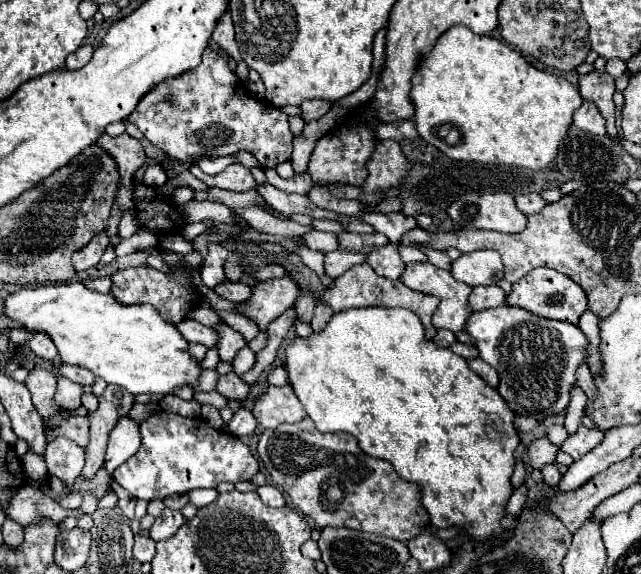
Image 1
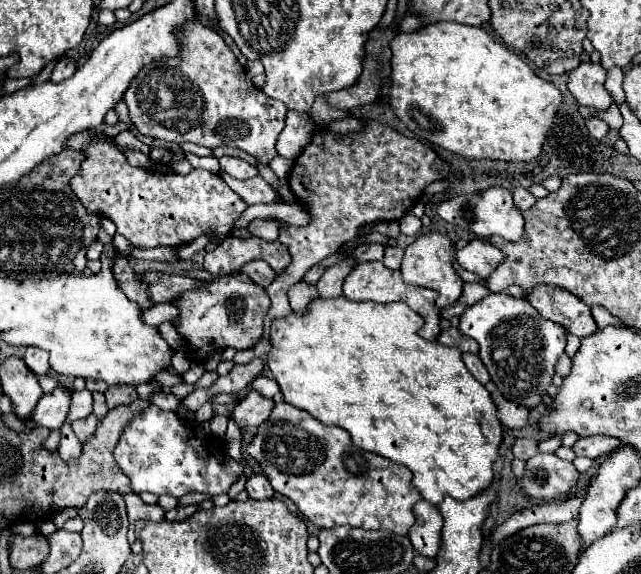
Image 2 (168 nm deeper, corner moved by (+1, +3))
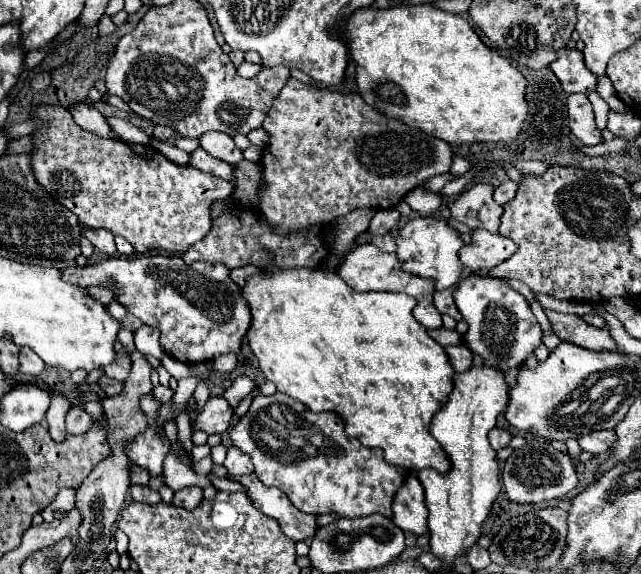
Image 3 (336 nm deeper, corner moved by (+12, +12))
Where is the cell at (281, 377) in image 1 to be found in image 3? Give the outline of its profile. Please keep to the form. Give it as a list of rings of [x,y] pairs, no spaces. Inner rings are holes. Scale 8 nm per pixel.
[[[238,376],[238,378],[234,380],[234,384],[224,392],[224,396],[226,396],[228,402],[236,408],[238,402],[240,402],[244,396],[248,396],[254,388],[256,388],[256,384],[254,384],[248,376]]]

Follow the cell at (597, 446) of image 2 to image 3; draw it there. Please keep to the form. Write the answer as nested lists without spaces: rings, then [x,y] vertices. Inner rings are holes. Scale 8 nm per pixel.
[[[601,430],[590,432],[586,436],[580,436],[578,438],[578,444],[582,450],[590,452],[590,454],[602,454],[602,452],[608,452],[612,442],[616,440],[616,433],[614,430]]]

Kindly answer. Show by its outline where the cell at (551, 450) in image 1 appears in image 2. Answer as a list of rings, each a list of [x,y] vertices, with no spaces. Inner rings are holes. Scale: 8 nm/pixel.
[[[517,439],[515,445],[513,445],[513,455],[517,459],[527,461],[529,457],[537,455],[537,441],[533,441],[533,439]]]

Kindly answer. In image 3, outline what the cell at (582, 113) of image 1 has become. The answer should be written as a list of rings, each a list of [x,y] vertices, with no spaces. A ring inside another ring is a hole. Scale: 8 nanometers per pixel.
[[[570,94],[568,116],[570,116],[570,130],[578,140],[582,140],[586,146],[594,146],[602,142],[600,130],[596,128],[596,122],[594,122],[594,110],[592,110],[588,96]]]

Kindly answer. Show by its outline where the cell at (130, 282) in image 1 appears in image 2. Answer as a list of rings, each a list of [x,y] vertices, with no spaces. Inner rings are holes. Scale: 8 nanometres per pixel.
[[[113,255],[113,275],[119,283],[119,289],[131,299],[135,301],[141,309],[149,309],[153,307],[149,295],[147,295],[147,287],[139,281],[139,275],[133,273],[133,269],[127,263],[127,257],[117,257]]]

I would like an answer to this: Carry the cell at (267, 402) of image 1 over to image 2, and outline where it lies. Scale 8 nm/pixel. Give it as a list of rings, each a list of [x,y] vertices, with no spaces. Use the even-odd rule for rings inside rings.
[[[249,391],[249,395],[229,413],[229,417],[239,427],[259,427],[271,413],[273,401],[261,397],[257,391]]]

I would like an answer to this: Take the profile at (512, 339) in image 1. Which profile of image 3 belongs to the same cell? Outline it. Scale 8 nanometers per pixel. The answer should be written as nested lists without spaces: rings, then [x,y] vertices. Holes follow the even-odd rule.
[[[466,276],[454,292],[454,302],[462,314],[462,320],[468,324],[468,332],[464,336],[466,346],[490,368],[510,374],[510,370],[520,368],[534,348],[542,344],[542,328],[536,322],[528,300],[496,278]]]

